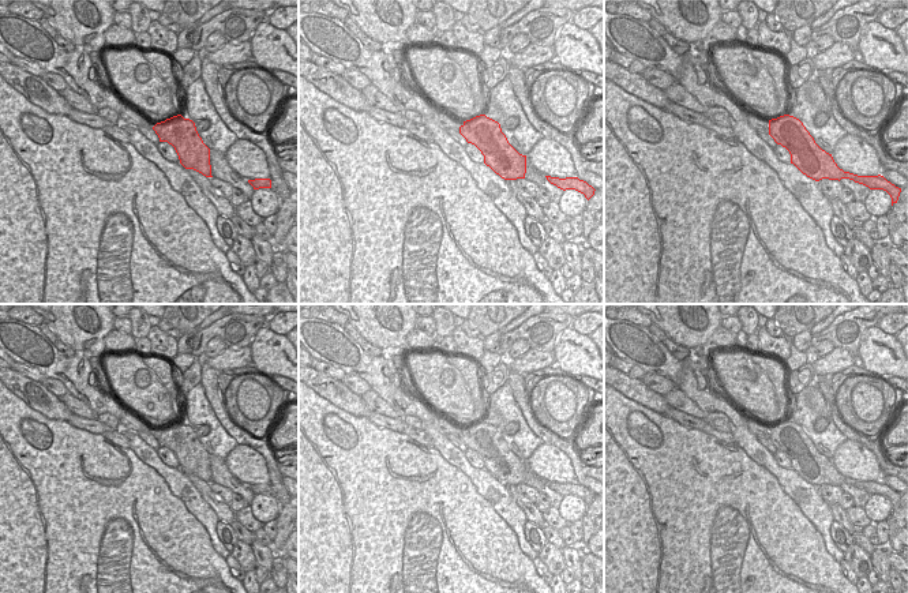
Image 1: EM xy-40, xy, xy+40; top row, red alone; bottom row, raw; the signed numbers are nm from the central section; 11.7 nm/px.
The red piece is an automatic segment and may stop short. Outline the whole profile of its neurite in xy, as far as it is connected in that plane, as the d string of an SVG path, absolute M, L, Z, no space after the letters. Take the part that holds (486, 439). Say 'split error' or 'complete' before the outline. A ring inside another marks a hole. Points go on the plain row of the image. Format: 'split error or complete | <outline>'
split error | M435 416L434 425L444 435L458 435L484 461L484 469L504 485L525 484L526 461L519 459L502 438L500 429L485 420L459 427Z

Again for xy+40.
split error | M747 419L747 427L757 438L769 439L777 450L785 453L793 469L803 480L819 487L822 484L841 485L849 484L863 489L870 495L883 495L892 503L892 511L897 508L901 493L888 487L883 481L858 481L844 477L837 472L832 459L822 455L806 435L803 428L789 420L765 425L757 420Z

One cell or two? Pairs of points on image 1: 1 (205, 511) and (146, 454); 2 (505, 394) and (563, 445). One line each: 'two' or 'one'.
1: one
2: two

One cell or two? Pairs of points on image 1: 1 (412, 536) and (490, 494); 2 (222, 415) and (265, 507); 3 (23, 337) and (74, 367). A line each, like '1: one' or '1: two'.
1: two
2: two
3: one

